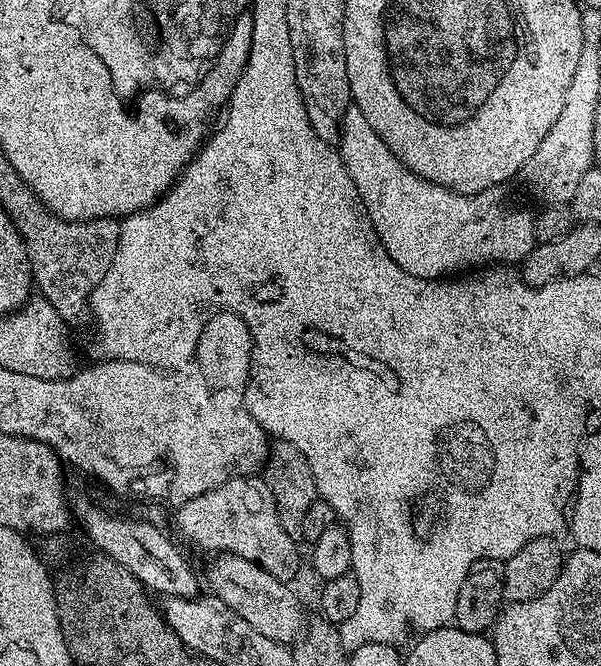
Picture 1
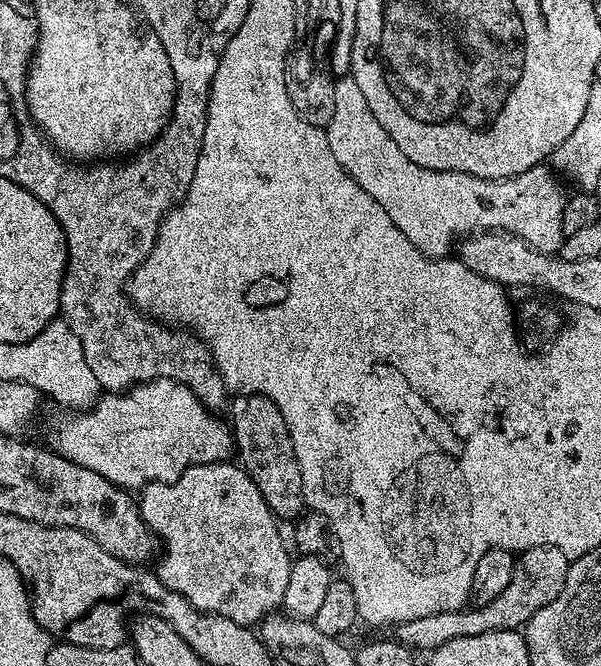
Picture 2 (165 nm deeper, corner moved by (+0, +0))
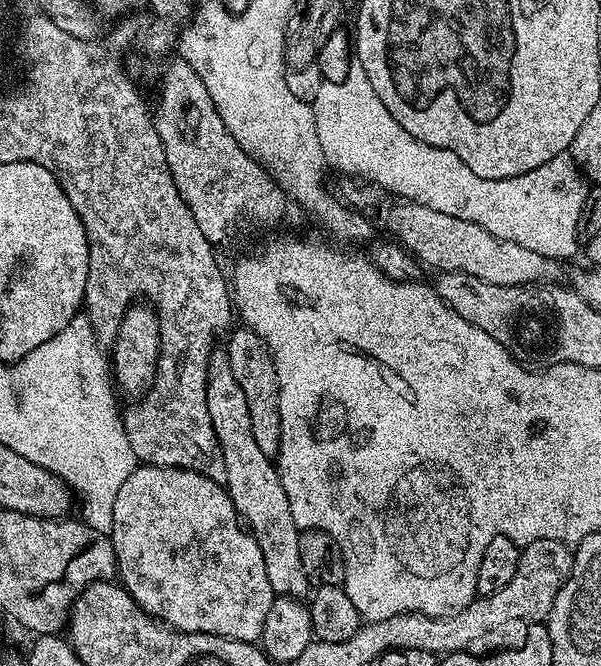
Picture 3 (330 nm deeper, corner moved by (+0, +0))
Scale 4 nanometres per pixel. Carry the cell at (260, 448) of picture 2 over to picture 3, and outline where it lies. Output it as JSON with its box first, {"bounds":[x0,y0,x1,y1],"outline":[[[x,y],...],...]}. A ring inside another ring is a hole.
{"bounds":[226,326,282,458],"outline":[[[236,326],[231,329],[227,337],[229,340],[226,355],[238,386],[242,386],[242,394],[246,394],[246,406],[250,410],[250,426],[254,439],[262,449],[262,454],[275,458],[280,452],[282,438],[282,418],[278,410],[278,378],[267,339],[255,327],[252,328]]]}

